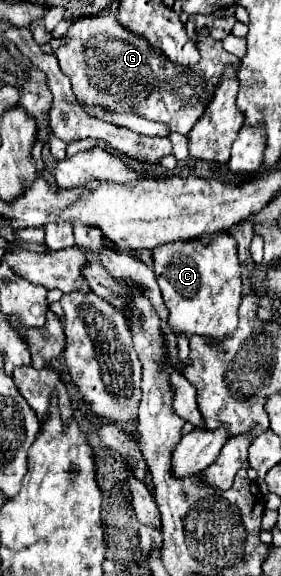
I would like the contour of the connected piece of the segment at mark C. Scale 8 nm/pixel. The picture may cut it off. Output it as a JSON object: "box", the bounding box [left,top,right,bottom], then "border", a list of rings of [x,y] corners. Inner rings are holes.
{"box":[152,235,242,343],"border":[[[216,235],[208,245],[198,241],[172,241],[156,247],[152,253],[156,281],[162,289],[168,307],[168,325],[174,335],[202,335],[216,343],[236,331],[242,301],[242,267],[232,235]]]}

